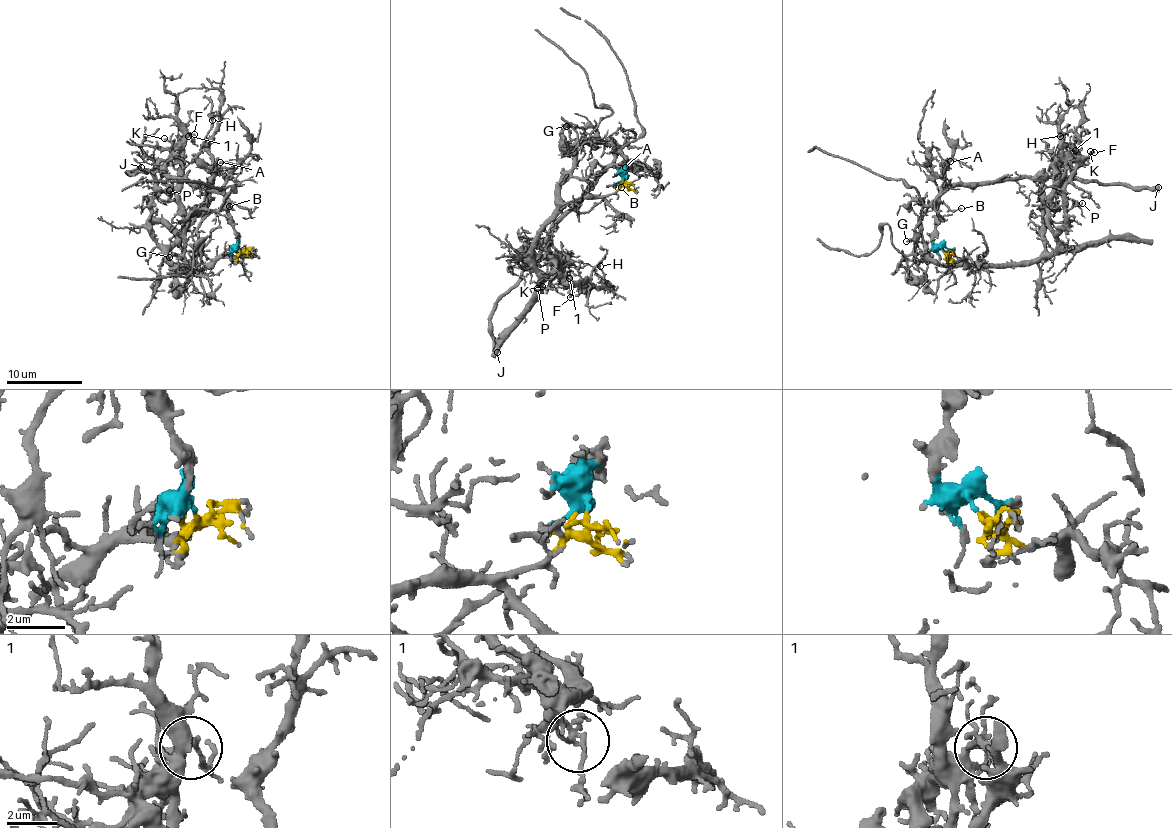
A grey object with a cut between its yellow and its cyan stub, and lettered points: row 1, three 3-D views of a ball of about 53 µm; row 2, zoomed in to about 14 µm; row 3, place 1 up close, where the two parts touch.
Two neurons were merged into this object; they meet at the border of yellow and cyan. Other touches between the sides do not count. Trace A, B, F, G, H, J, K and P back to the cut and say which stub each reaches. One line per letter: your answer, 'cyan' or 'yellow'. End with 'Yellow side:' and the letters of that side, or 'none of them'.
A: cyan
B: cyan
F: cyan
G: yellow
H: yellow
J: cyan
K: cyan
P: cyan
Yellow side: G, H

